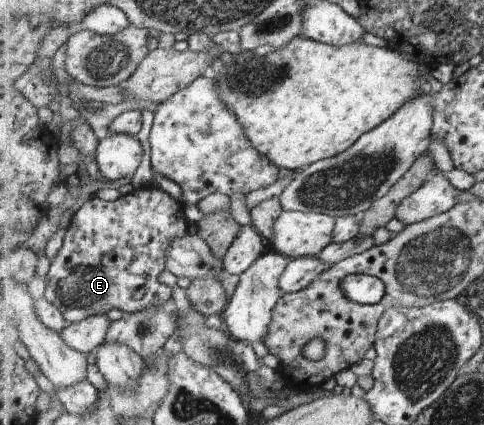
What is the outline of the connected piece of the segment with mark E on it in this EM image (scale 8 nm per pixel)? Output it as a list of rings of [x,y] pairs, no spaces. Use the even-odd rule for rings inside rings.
[[[154,182],[144,185],[117,201],[104,201],[92,195],[74,213],[55,261],[50,267],[43,268],[37,284],[38,292],[58,307],[68,324],[96,314],[108,314],[112,308],[118,308],[125,314],[140,312],[144,308],[162,306],[174,298],[173,288],[160,284],[158,276],[167,268],[166,250],[170,248],[172,240],[186,236],[190,221],[184,216],[184,203],[155,186],[157,184]]]

